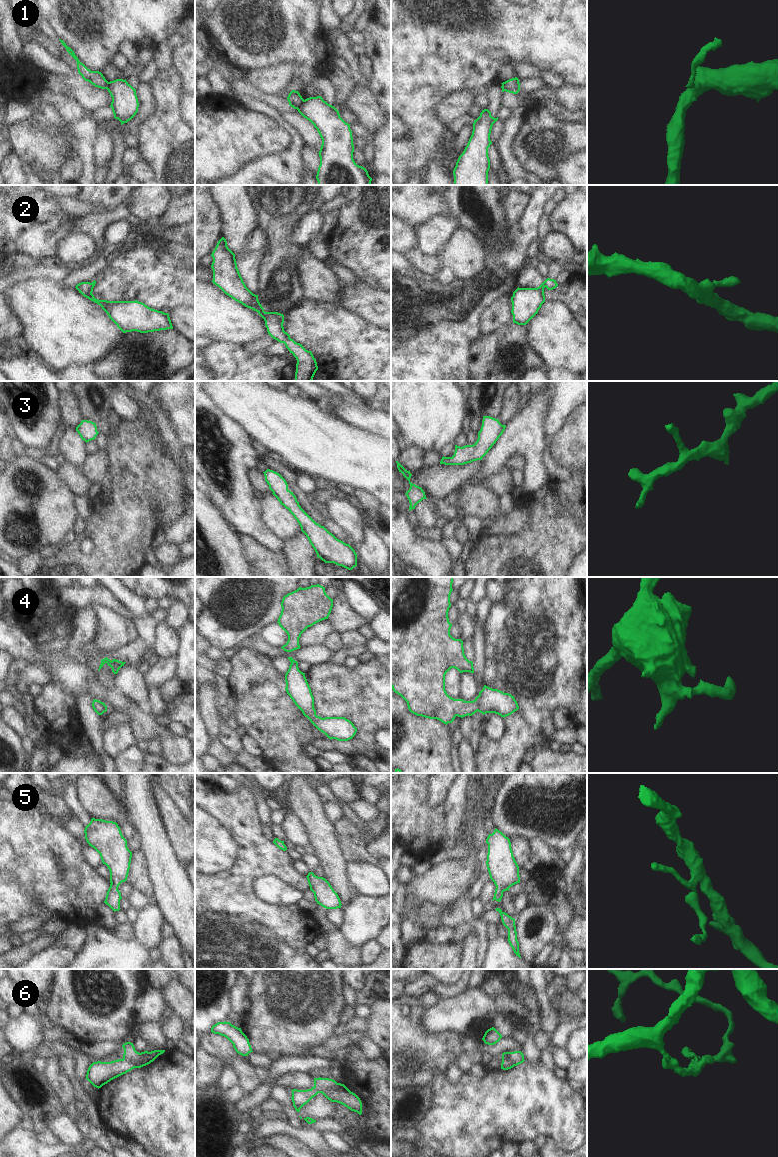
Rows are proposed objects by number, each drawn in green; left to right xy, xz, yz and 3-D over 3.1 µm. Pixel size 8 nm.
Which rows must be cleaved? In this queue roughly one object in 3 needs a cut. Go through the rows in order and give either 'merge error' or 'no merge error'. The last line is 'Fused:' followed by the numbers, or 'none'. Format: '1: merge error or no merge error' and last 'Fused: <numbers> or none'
1: merge error
2: no merge error
3: no merge error
4: no merge error
5: no merge error
6: merge error
Fused: 1, 6

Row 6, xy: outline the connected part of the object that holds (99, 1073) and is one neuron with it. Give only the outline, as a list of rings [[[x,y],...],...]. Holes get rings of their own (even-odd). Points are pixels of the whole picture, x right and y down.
[[[118,1059],[111,1062],[93,1062],[86,1074],[86,1079],[96,1088],[101,1088],[111,1080],[126,1074],[134,1068],[143,1067],[141,1062]]]

